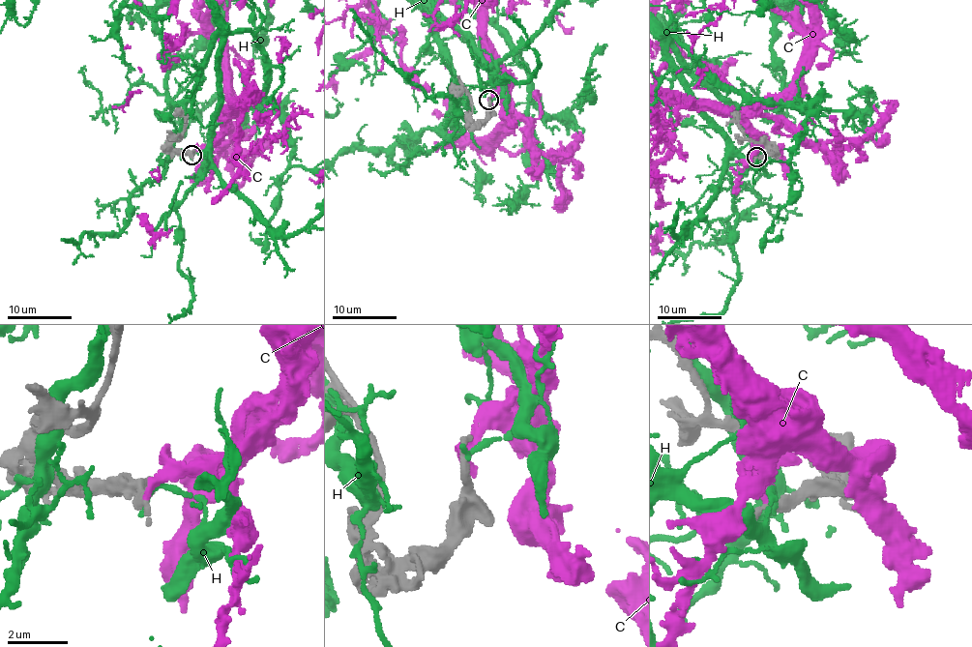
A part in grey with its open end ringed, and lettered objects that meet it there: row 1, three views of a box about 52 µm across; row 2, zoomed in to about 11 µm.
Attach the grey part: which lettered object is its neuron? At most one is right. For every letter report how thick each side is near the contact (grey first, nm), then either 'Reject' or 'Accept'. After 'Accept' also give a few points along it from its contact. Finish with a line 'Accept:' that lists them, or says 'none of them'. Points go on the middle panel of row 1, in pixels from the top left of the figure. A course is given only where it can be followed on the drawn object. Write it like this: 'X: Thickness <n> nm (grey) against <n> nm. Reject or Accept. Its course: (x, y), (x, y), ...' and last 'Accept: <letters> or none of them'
C: Thickness 320 nm (grey) against 260 nm. Accept
H: Thickness 340 nm (grey) against 150 nm. Reject
Accept: C

